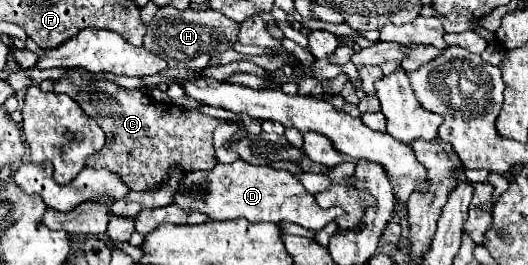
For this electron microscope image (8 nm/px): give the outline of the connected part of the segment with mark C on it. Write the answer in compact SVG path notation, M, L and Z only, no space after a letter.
M82 67L68 69L66 75L54 79L54 93L72 97L106 133L106 145L96 155L88 157L88 167L110 169L120 175L124 183L130 183L132 191L160 187L168 177L170 167L180 167L184 171L210 171L218 165L212 135L220 119L208 117L200 111L182 109L174 103L160 107L160 101L154 101L140 89L124 89L110 79L96 79Z

